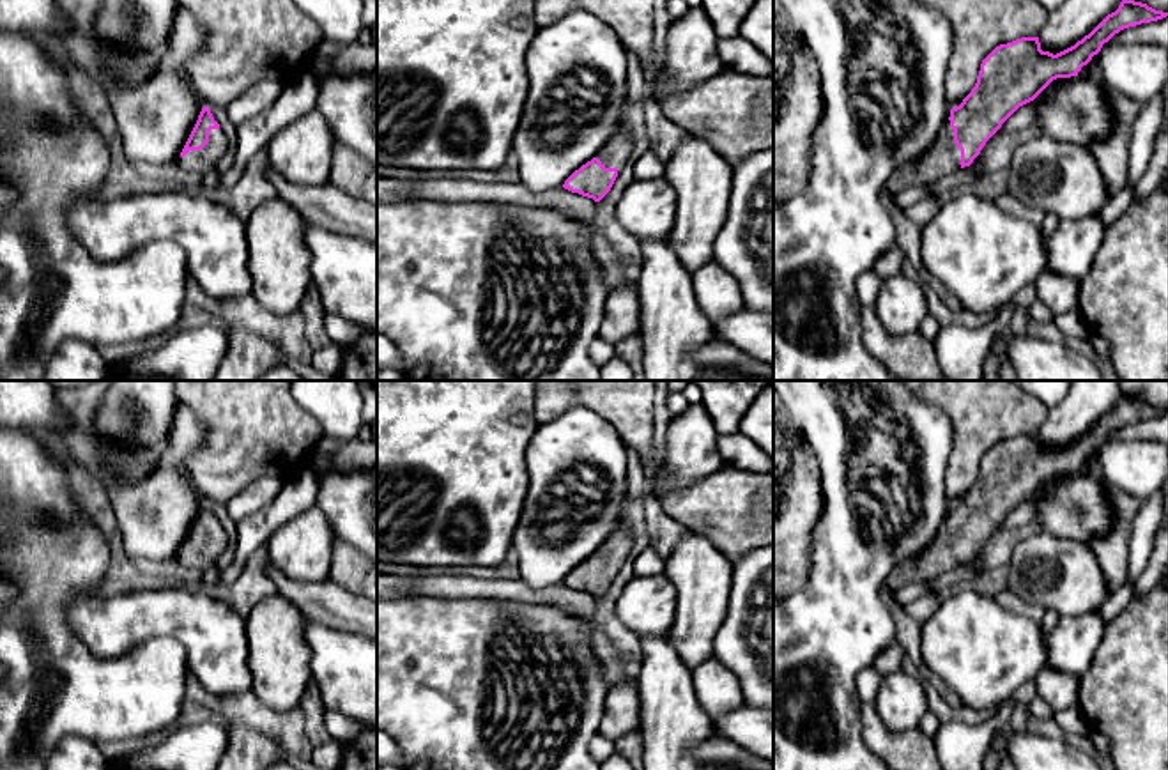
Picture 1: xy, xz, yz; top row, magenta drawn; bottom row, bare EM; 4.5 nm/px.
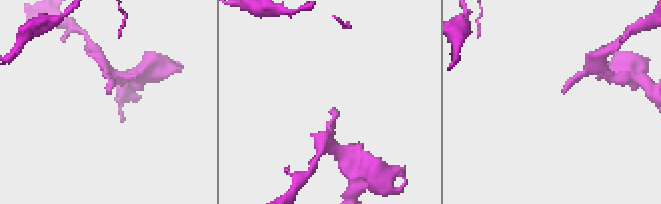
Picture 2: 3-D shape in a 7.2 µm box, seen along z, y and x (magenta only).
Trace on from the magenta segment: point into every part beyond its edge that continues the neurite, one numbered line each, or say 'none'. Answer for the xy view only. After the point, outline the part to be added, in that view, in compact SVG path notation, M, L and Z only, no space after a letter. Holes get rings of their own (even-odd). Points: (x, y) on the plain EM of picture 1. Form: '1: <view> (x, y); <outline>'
1: xy (195, 558); M221 526L209 527L209 538L200 547L189 547L182 554L181 570L184 572L204 572L216 565L218 556L225 551L227 540Z

